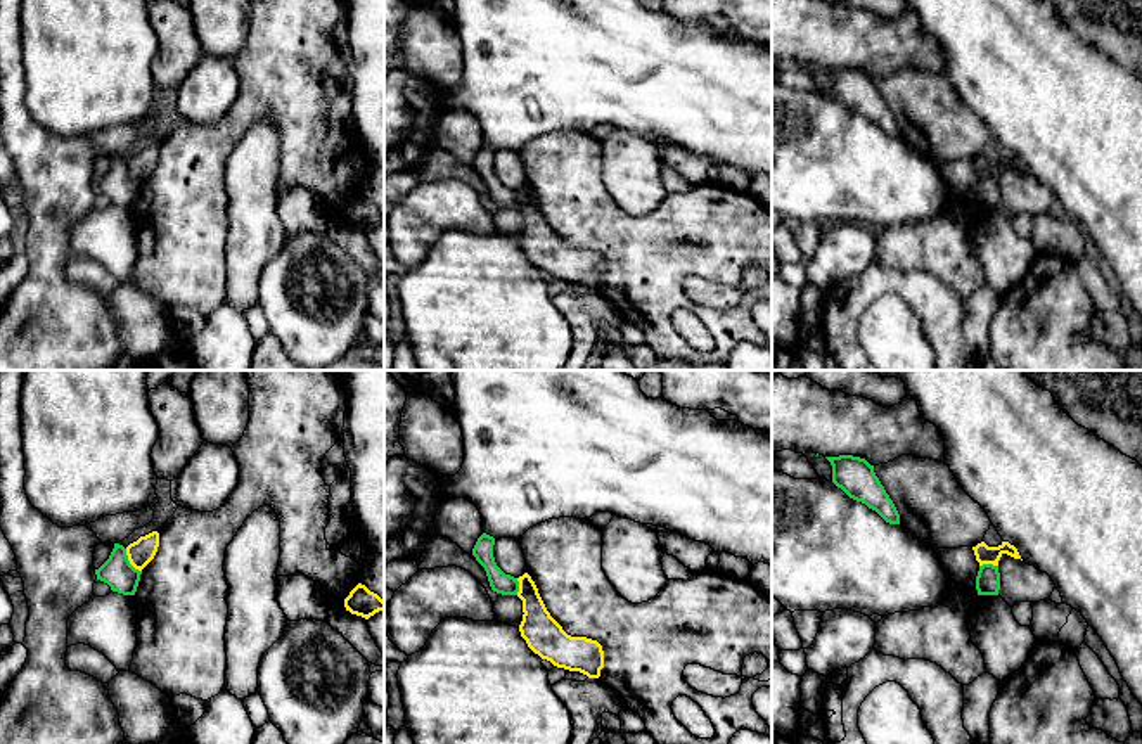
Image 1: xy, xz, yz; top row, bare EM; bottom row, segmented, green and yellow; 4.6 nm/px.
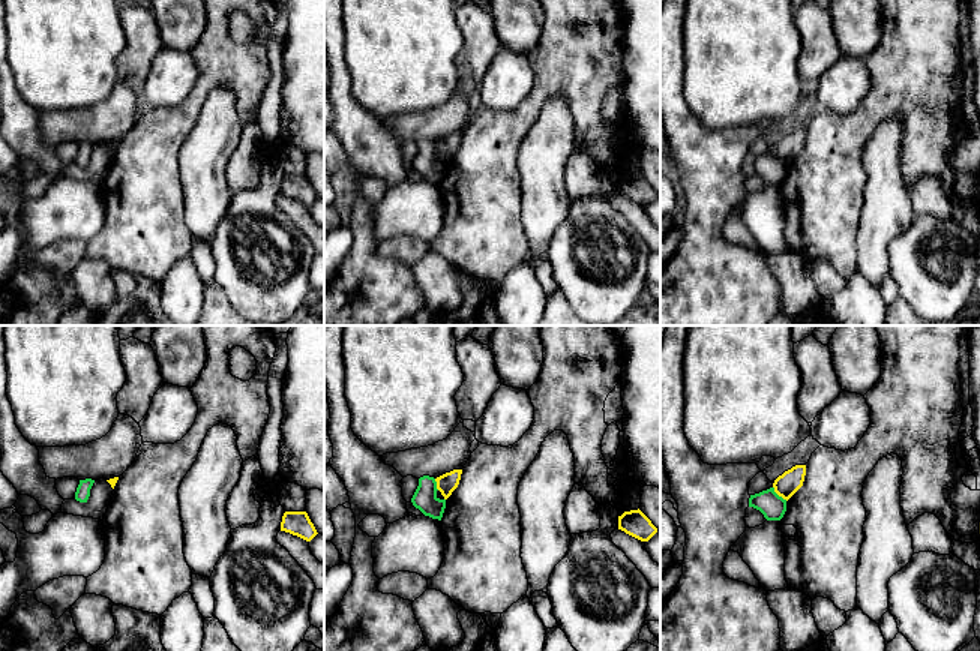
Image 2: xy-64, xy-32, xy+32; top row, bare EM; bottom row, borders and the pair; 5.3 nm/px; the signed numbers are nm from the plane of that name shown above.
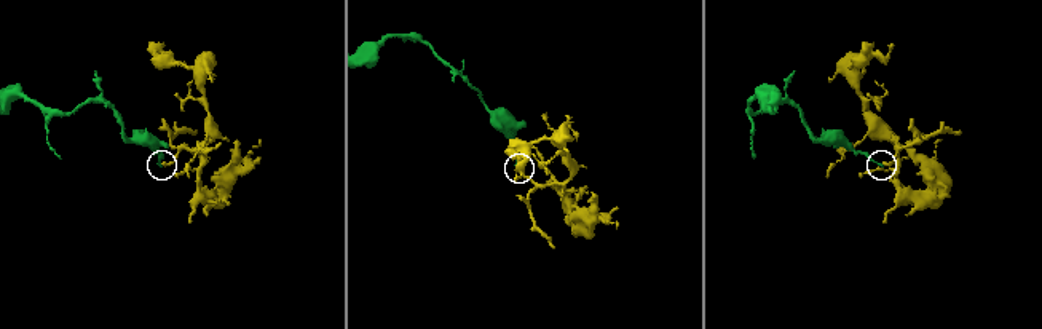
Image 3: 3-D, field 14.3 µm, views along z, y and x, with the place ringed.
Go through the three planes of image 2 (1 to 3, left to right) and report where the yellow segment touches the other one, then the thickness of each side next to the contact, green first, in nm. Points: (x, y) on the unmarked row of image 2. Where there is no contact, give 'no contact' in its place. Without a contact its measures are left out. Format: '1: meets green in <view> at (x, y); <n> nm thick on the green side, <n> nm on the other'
1: no contact
2: meets green in xy-32 at (435, 149); 130 nm thick on the green side, 110 nm on the other
3: meets green in xy+32 at (778, 159); 140 nm thick on the green side, 120 nm on the other

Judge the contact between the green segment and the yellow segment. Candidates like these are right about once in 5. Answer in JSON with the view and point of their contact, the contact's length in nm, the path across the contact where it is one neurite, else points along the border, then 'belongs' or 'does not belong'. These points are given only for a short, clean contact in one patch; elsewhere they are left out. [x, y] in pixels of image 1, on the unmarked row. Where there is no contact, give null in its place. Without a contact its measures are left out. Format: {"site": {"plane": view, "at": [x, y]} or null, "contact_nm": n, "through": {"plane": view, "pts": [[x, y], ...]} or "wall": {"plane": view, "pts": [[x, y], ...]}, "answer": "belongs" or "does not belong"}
{"site": {"plane": "xy", "at": [128, 173]}, "contact_nm": 130, "wall": {"plane": "xy", "pts": [[125, 161], [127, 172], [141, 184]]}, "answer": "does not belong"}

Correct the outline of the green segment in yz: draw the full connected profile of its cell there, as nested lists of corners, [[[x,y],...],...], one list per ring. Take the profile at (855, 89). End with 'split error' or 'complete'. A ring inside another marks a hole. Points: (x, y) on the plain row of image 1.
[[[853,67],[825,69],[832,78],[832,95],[850,111],[876,123],[886,135],[900,137],[900,126],[865,71]]]; complete

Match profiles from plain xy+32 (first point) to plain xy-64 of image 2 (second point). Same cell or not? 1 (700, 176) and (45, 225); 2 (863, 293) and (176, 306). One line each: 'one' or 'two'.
1: two
2: one

